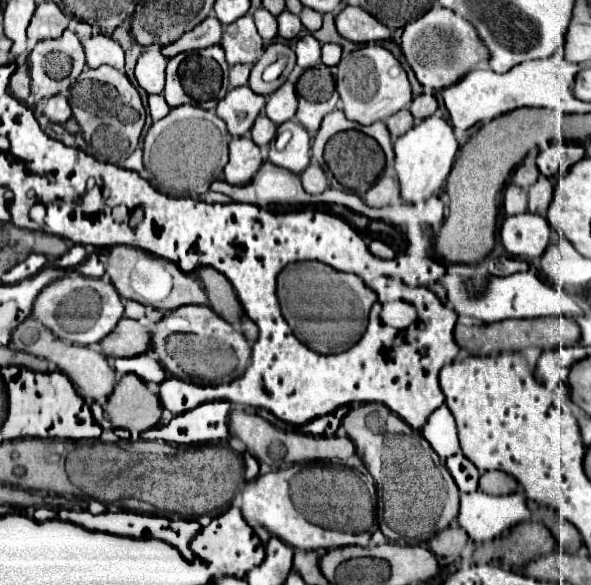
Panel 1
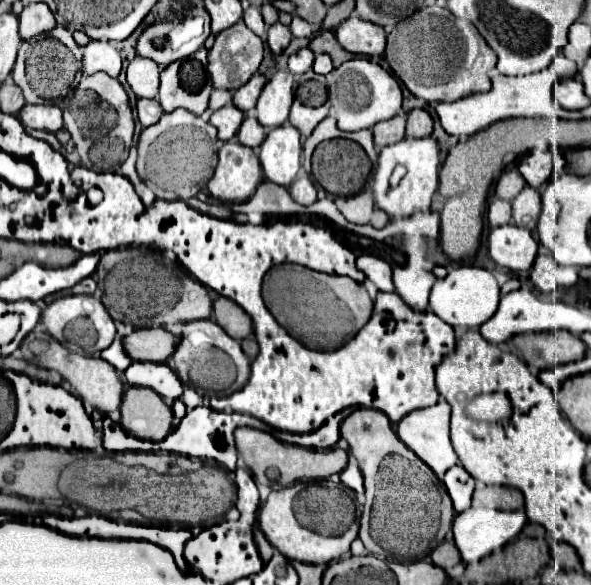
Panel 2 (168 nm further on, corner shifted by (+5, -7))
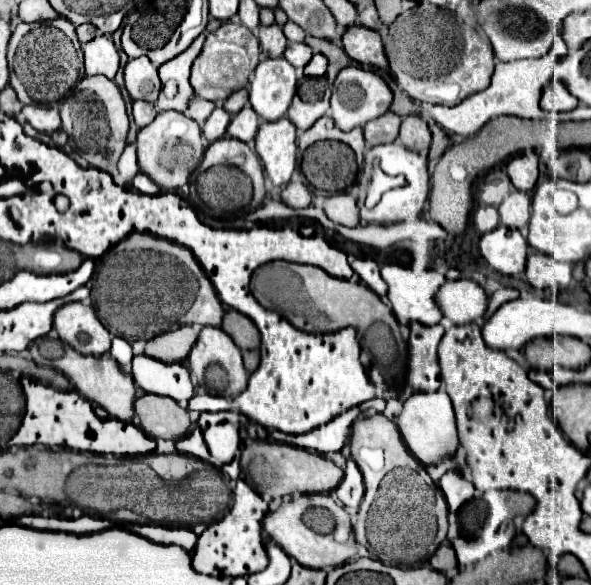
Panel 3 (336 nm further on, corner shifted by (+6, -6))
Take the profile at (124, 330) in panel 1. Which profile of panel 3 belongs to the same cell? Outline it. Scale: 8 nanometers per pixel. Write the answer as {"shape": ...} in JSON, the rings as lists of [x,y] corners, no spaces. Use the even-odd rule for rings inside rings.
{"shape":[[[180,326],[178,330],[172,330],[148,340],[144,352],[150,358],[156,358],[166,364],[182,362],[190,354],[194,342],[198,340],[198,332],[200,330],[194,326]]]}

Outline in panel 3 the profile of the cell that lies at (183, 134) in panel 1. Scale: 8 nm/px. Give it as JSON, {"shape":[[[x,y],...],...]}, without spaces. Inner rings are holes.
{"shape":[[[174,110],[160,112],[148,126],[144,126],[138,132],[136,146],[138,146],[140,170],[150,178],[154,178],[154,182],[158,182],[158,186],[162,186],[164,192],[178,190],[180,186],[188,184],[190,174],[194,172],[206,150],[204,142],[200,140],[200,134],[202,130],[192,118]]]}

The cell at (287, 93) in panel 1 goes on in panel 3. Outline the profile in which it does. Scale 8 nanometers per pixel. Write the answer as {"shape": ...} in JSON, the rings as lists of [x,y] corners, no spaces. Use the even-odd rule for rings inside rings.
{"shape":[[[284,58],[262,60],[250,80],[250,104],[262,120],[274,122],[286,116],[286,110],[296,94],[294,66]]]}

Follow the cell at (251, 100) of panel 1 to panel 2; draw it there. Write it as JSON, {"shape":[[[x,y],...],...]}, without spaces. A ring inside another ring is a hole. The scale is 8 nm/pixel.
{"shape":[[[227,105],[227,107],[221,107],[219,111],[213,111],[209,123],[213,127],[217,127],[217,131],[219,131],[217,137],[221,141],[229,141],[229,139],[233,139],[237,135],[243,119],[245,119],[245,113],[239,111],[239,107]]]}

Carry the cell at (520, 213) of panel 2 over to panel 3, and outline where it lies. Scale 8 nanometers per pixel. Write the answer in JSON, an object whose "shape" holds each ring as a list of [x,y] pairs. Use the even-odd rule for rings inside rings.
{"shape":[[[514,190],[502,200],[502,204],[498,206],[498,214],[500,224],[524,230],[530,220],[530,196],[526,192]]]}

